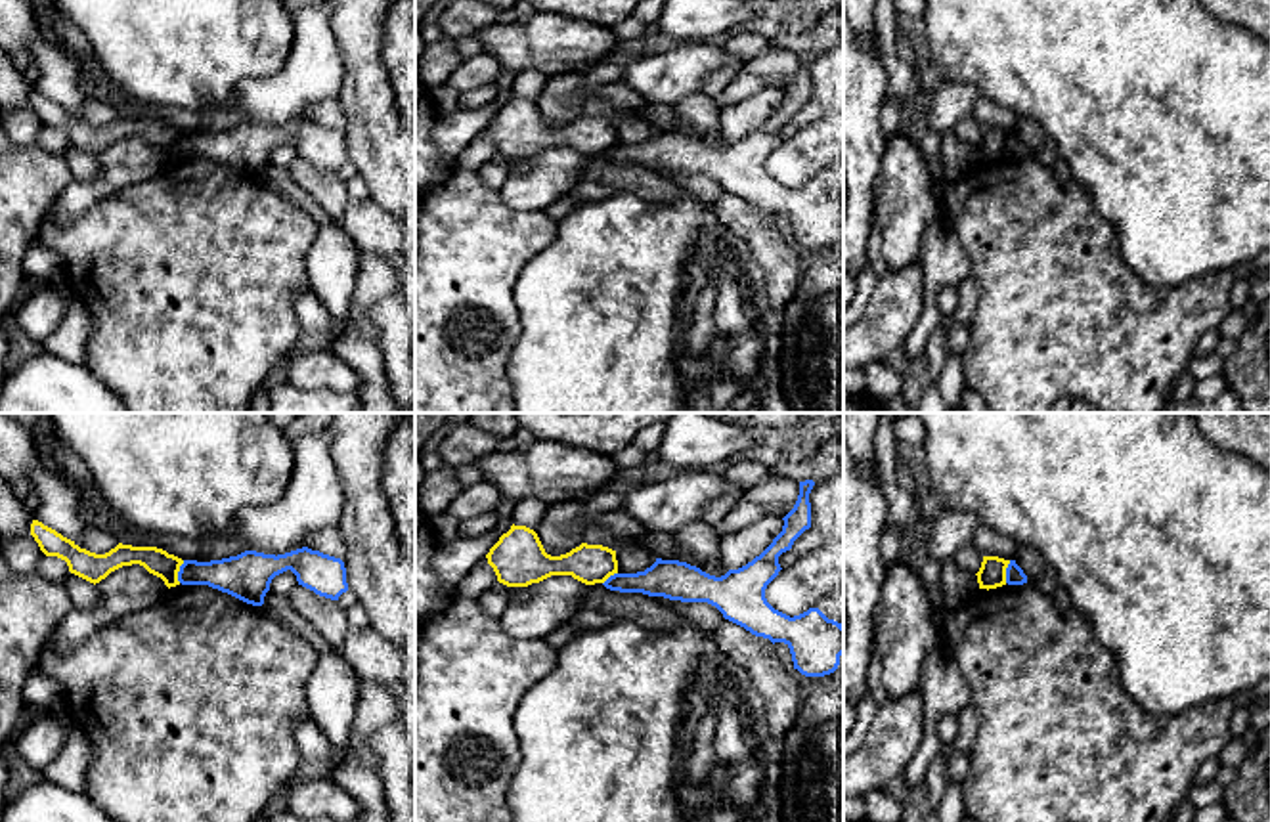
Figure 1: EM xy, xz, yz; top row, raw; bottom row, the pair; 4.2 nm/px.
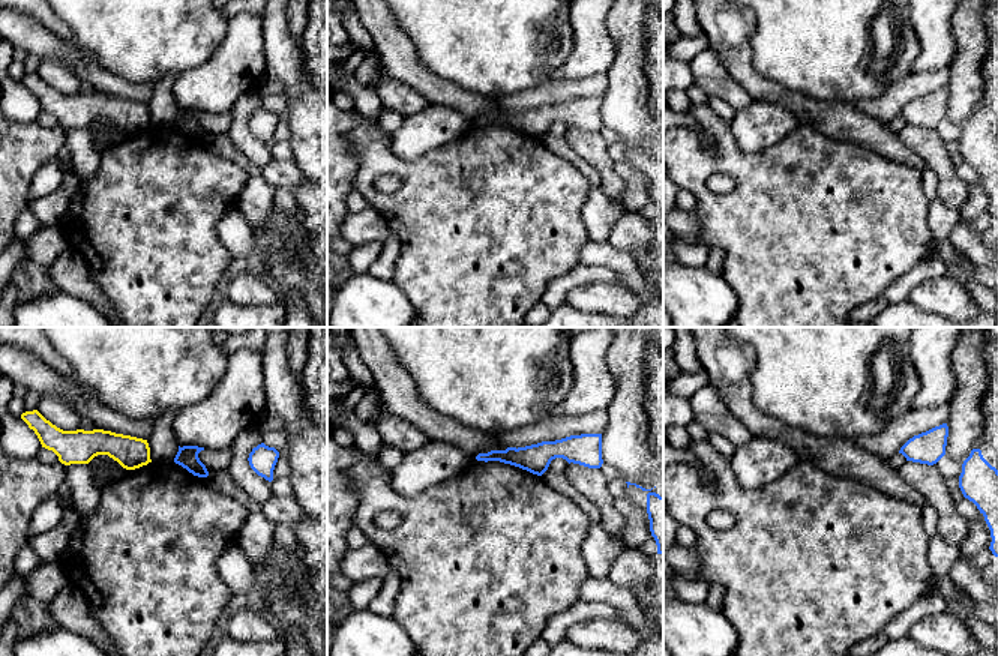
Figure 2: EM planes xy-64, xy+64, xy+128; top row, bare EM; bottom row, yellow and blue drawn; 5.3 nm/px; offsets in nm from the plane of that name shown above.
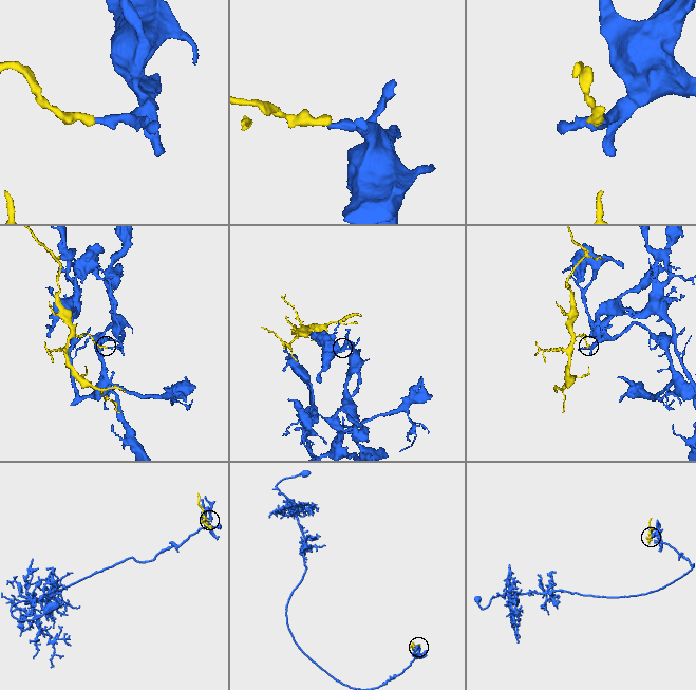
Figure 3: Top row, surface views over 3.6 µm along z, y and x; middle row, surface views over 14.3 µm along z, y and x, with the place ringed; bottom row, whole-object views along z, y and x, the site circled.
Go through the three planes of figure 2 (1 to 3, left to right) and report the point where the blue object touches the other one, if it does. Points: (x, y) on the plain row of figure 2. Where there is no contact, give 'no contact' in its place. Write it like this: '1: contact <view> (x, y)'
1: no contact
2: no contact
3: no contact

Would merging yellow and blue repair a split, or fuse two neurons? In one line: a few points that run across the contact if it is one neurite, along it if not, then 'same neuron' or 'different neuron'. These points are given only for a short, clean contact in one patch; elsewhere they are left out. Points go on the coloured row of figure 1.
line xy (184, 561), (178, 582); different neuron

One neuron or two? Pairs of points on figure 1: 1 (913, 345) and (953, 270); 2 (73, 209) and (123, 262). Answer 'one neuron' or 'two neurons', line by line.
1: one neuron
2: two neurons

